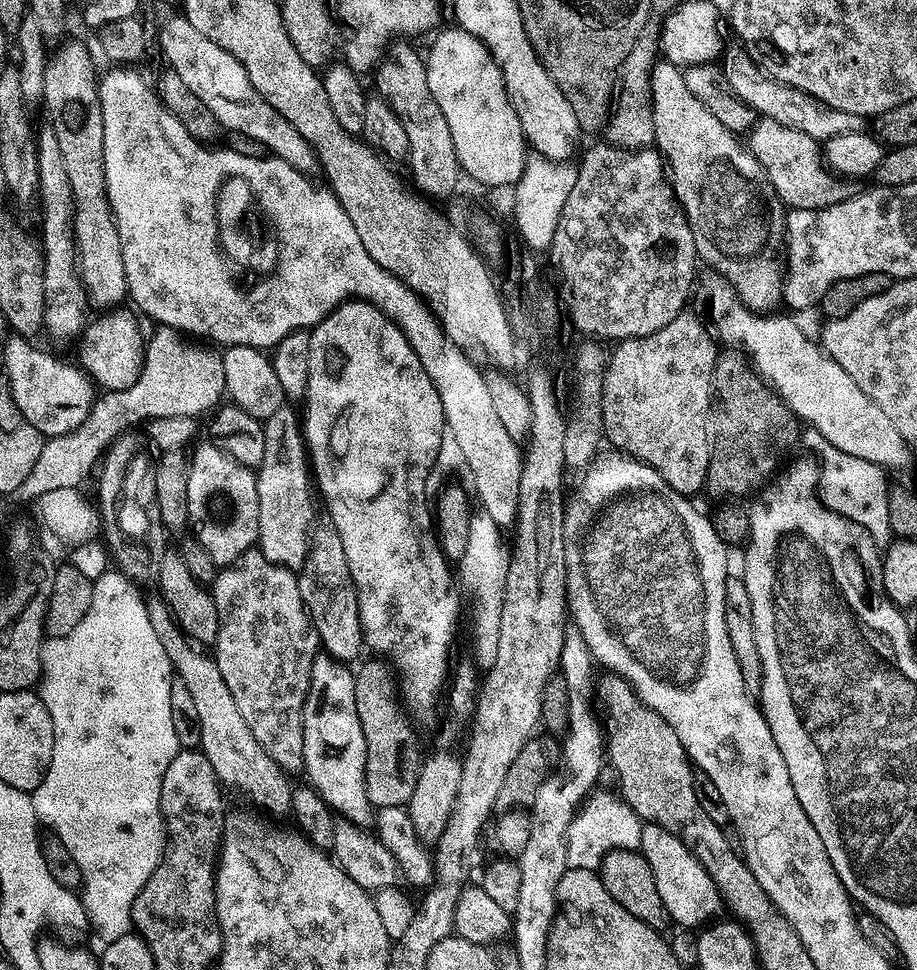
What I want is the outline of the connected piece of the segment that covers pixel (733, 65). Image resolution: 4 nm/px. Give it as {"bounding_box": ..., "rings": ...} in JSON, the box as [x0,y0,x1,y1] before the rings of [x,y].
{"bounding_box":[720,42,867,142],"rings":[[[740,42],[733,43],[725,45],[720,58],[720,65],[731,91],[746,105],[755,109],[761,117],[774,119],[776,122],[788,126],[788,128],[800,130],[800,132],[808,134],[812,139],[819,142],[825,142],[832,137],[844,134],[867,131],[867,117],[847,113],[844,109],[834,110],[812,95],[804,93],[804,91],[765,76],[762,68],[759,67],[753,56],[745,50],[743,44]]]}

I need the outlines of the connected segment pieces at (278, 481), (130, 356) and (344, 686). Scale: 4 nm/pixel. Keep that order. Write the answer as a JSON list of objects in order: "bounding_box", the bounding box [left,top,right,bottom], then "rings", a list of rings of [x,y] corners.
[{"bounding_box":[256,406,316,570],"rings":[[[285,406],[268,420],[263,421],[264,426],[264,457],[256,472],[256,485],[258,486],[258,550],[270,562],[283,568],[299,570],[304,567],[304,559],[308,557],[310,536],[308,531],[312,528],[312,519],[316,516],[316,504],[312,501],[314,496],[314,480],[310,475],[310,457],[299,419],[292,417],[291,407]]]},{"bounding_box":[79,308,146,391],"rings":[[[115,308],[101,313],[101,317],[91,321],[80,336],[79,365],[105,391],[129,389],[142,370],[146,340],[137,318],[126,309]]]},{"bounding_box":[304,654,374,825],"rings":[[[317,654],[312,663],[308,699],[304,703],[304,769],[311,787],[339,814],[355,824],[367,825],[374,812],[366,794],[366,738],[362,734],[362,722],[356,705],[356,677],[347,663],[335,660],[327,654]]]}]

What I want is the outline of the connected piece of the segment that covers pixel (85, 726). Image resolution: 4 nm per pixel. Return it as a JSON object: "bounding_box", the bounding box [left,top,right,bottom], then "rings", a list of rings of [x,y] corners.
{"bounding_box":[31,570,181,944],"rings":[[[107,570],[92,582],[92,597],[90,598],[90,610],[86,610],[86,618],[70,630],[65,636],[48,636],[44,645],[38,649],[38,668],[42,675],[38,680],[38,695],[41,702],[50,710],[50,718],[54,722],[54,754],[50,758],[50,766],[37,786],[31,793],[36,811],[36,819],[41,825],[49,824],[51,831],[70,850],[70,858],[78,862],[82,870],[82,899],[84,908],[88,912],[88,924],[98,935],[104,944],[114,942],[118,938],[129,935],[133,931],[132,926],[132,903],[134,898],[146,886],[150,874],[160,865],[160,859],[164,857],[164,845],[166,833],[164,830],[164,816],[160,812],[160,795],[162,794],[162,778],[166,774],[166,766],[175,758],[176,753],[181,751],[178,742],[178,734],[174,734],[174,718],[170,714],[170,690],[174,673],[170,658],[166,658],[166,650],[162,650],[162,642],[158,642],[158,634],[154,634],[154,626],[150,622],[148,613],[149,605],[144,604],[140,592],[135,588],[133,581],[119,570]]]}

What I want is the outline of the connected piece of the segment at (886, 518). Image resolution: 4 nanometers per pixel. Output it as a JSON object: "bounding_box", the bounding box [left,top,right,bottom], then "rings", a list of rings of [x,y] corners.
{"bounding_box":[802,427,893,541],"rings":[[[812,427],[803,433],[802,440],[817,452],[815,455],[818,457],[820,465],[818,485],[820,501],[830,510],[850,518],[850,522],[858,522],[858,526],[867,530],[876,541],[891,541],[893,535],[890,530],[890,506],[888,505],[889,473],[874,462],[842,453],[837,446],[832,446],[818,430]]]}

